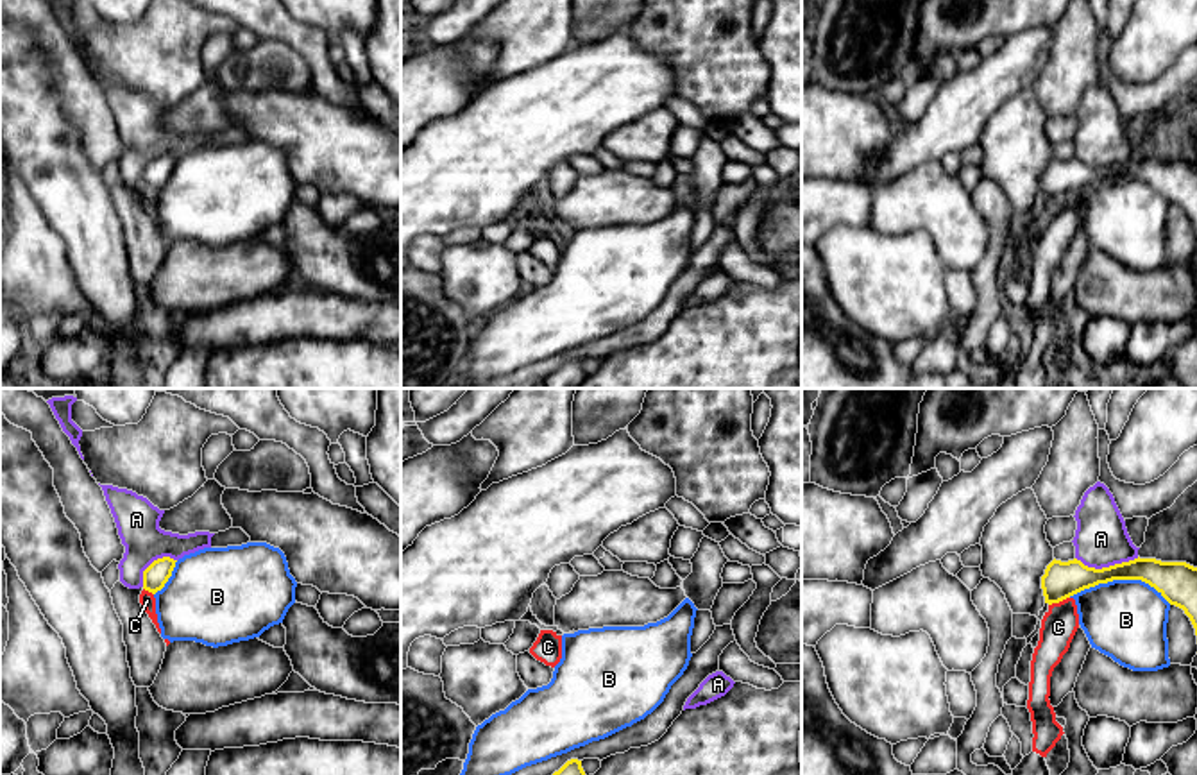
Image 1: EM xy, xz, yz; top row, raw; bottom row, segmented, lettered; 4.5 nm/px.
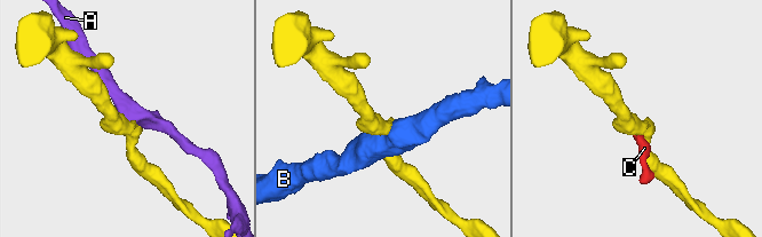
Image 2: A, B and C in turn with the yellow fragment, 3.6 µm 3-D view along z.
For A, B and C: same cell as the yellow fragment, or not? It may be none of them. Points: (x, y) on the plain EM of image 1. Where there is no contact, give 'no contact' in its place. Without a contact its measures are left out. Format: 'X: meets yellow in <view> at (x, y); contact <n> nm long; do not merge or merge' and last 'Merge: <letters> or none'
A: meets yellow in yz at (1106, 167); contact 280 nm long; do not merge
B: meets yellow in yz at (1120, 178); contact 460 nm long; do not merge
C: meets yellow in yz at (1058, 201); contact 100 nm long; do not merge
Merge: none

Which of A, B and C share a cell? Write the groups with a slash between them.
A C / B

